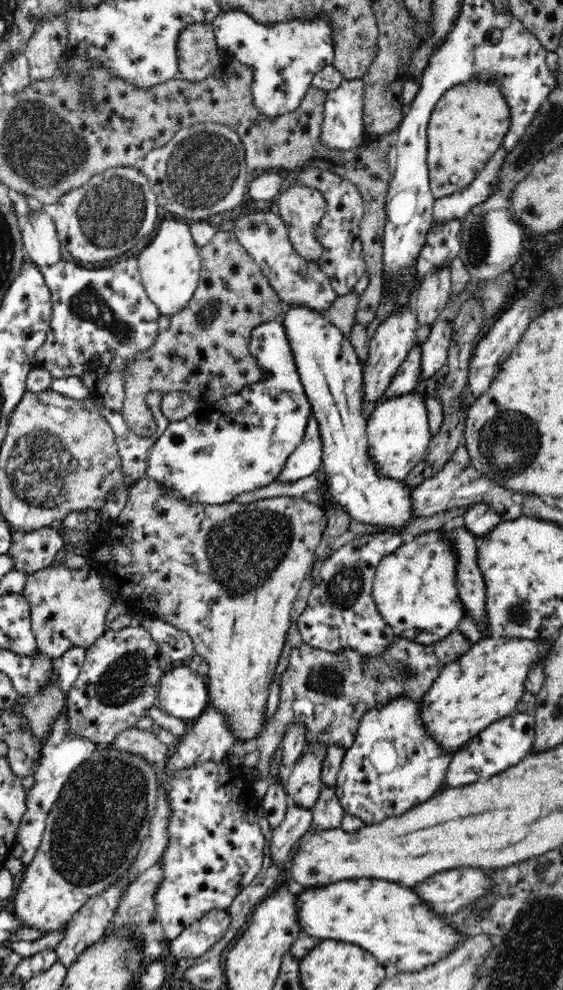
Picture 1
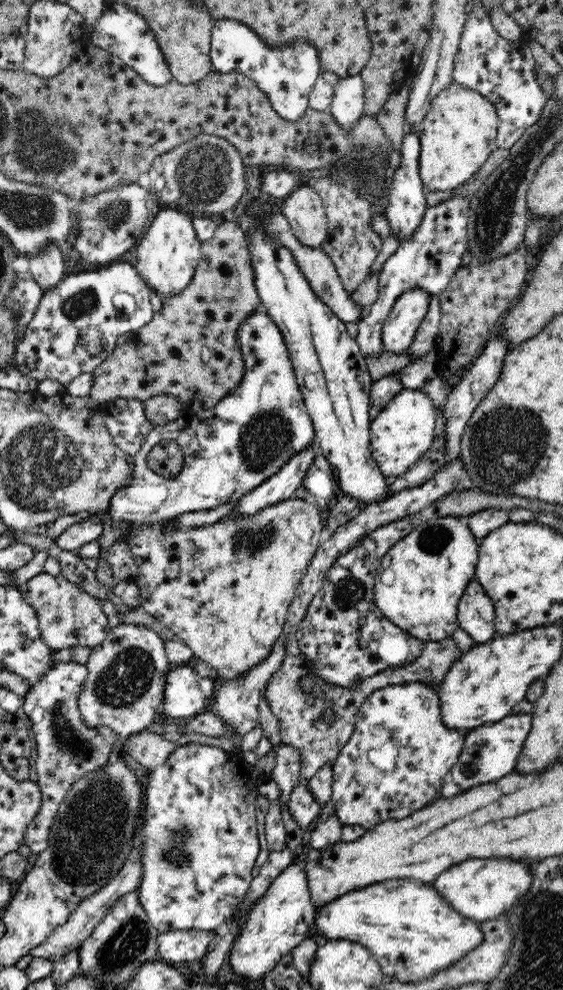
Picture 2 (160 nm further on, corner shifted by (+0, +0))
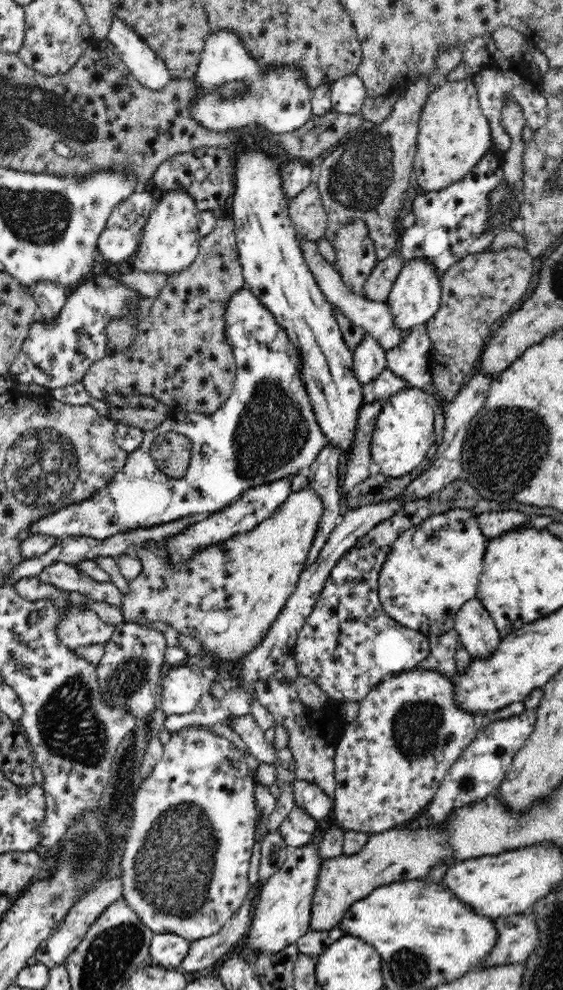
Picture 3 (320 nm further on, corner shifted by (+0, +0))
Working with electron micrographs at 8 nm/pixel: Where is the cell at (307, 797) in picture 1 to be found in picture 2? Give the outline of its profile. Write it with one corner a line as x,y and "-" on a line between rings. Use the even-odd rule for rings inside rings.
306,781
298,783
287,802
287,809
297,826
304,832
318,818
321,808
310,795

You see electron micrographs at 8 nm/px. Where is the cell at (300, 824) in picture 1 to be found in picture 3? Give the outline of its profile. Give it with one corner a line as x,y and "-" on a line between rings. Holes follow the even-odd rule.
255,884
252,886
248,893
248,900
244,902
240,912
236,912
234,920
230,920
221,932
210,936
210,938
190,941
190,947
188,947
188,952
186,952
180,966
188,973
202,971
212,967
226,954
228,948
240,942
240,938
248,934
251,928
254,906
260,891
260,888
255,887

